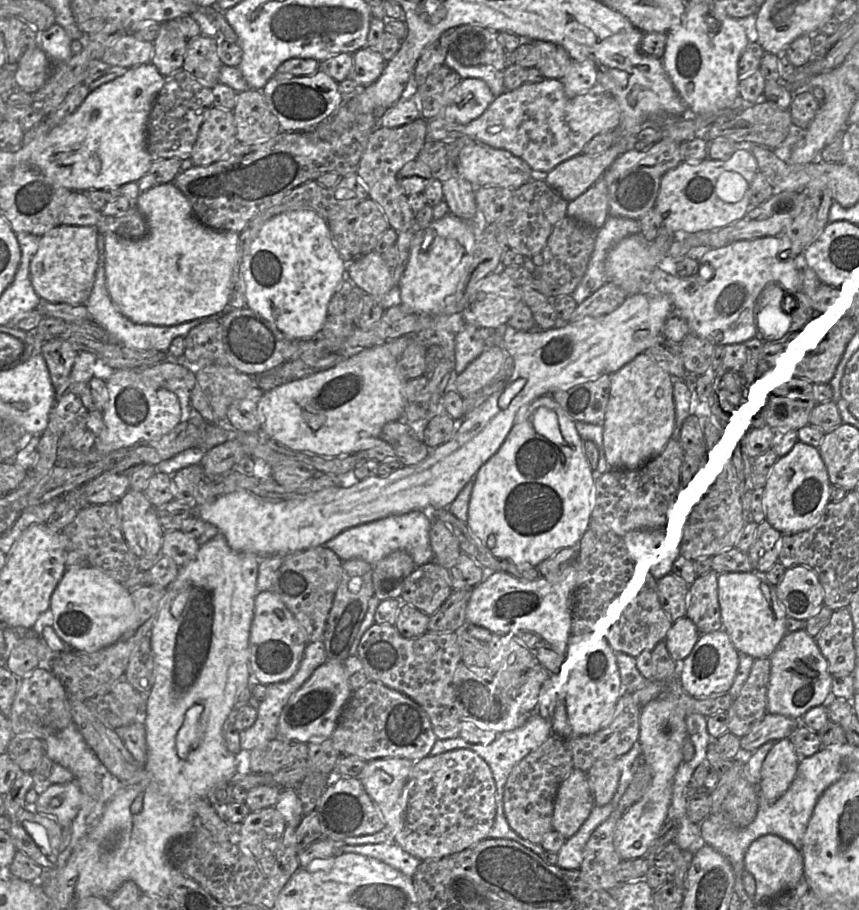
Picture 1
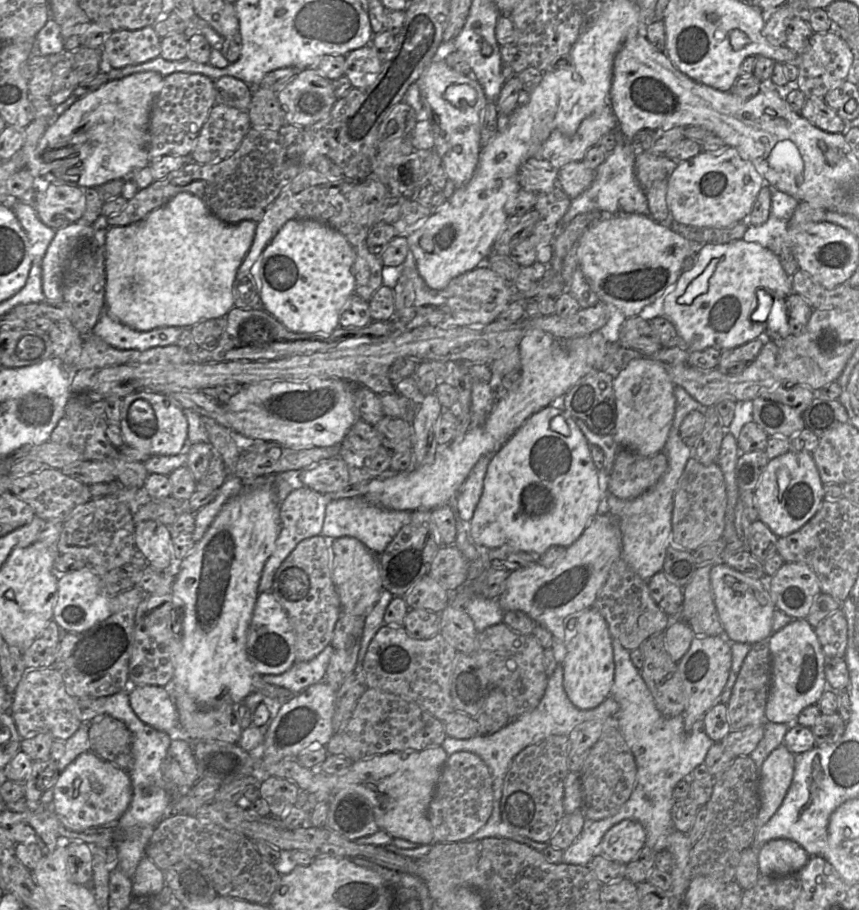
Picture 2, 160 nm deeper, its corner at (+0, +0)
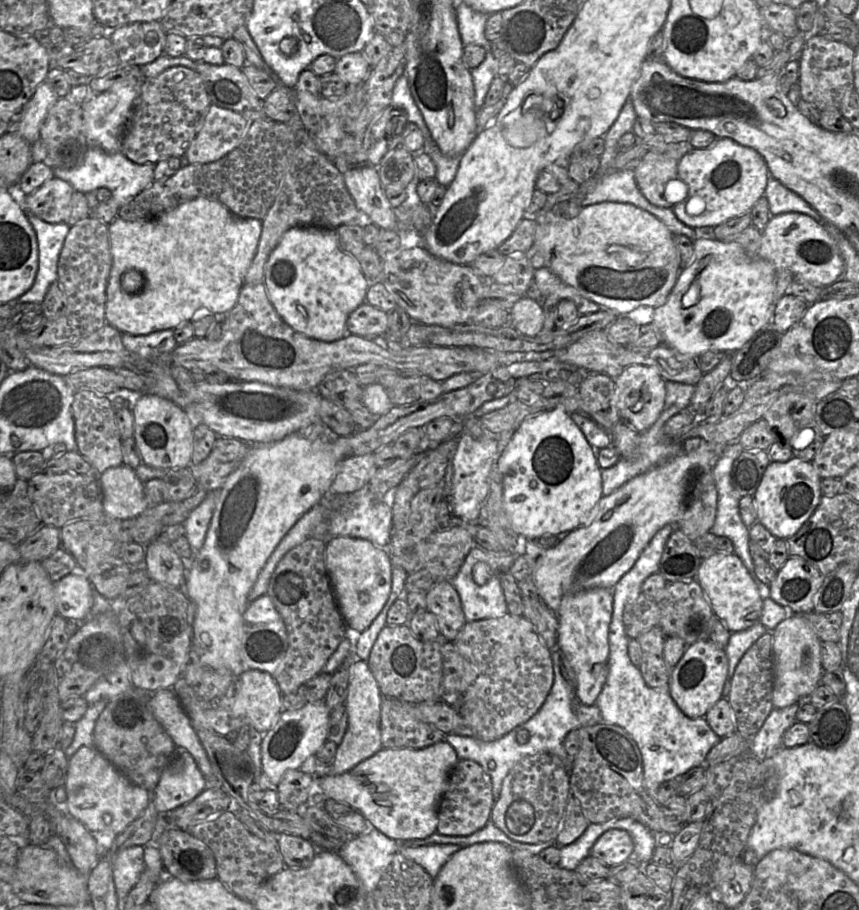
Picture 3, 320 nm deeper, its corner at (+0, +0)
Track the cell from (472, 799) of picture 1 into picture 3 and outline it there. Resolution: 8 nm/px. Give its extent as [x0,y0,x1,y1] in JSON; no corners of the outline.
[436,760,495,836]

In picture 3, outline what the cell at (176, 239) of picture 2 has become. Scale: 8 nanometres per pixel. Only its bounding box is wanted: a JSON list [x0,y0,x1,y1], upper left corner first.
[105,197,262,336]

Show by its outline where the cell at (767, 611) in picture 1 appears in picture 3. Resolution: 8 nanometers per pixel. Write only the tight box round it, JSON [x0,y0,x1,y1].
[696,551,763,632]

